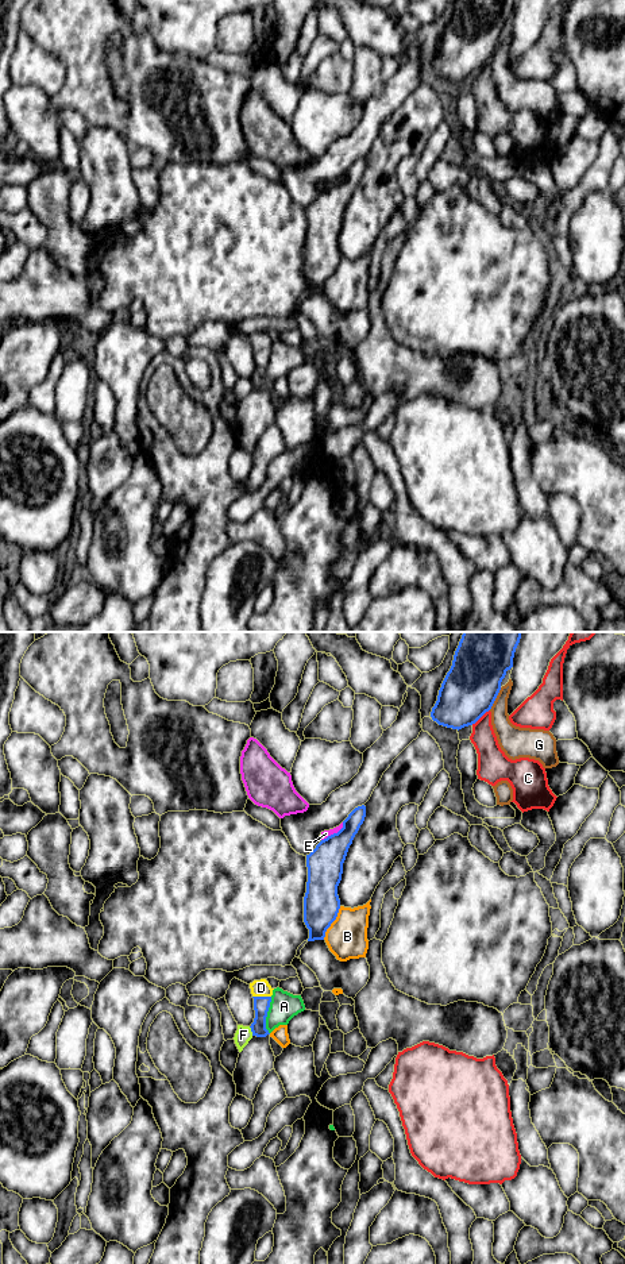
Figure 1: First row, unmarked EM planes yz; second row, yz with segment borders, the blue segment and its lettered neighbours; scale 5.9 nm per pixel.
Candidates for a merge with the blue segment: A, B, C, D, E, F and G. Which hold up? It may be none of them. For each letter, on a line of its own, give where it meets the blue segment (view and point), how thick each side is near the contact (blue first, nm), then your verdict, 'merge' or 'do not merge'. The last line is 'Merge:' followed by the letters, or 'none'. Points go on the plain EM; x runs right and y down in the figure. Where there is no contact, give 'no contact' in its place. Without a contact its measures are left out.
A: yz (266, 367) | 100/170 nm | do not merge
B: yz (332, 273) | 220/240 nm | do not merge
C: yz (479, 69) | 320/160 nm | do not merge
D: yz (262, 349) | 100/100 nm | merge
E: yz (334, 185) | 220/50 nm | do not merge
F: yz (251, 382) | 100/100 nm | do not merge
G: yz (496, 49) | 320/150 nm | do not merge
Merge: D

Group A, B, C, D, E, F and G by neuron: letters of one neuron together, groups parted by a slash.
A / B / C / D / E / F / G

